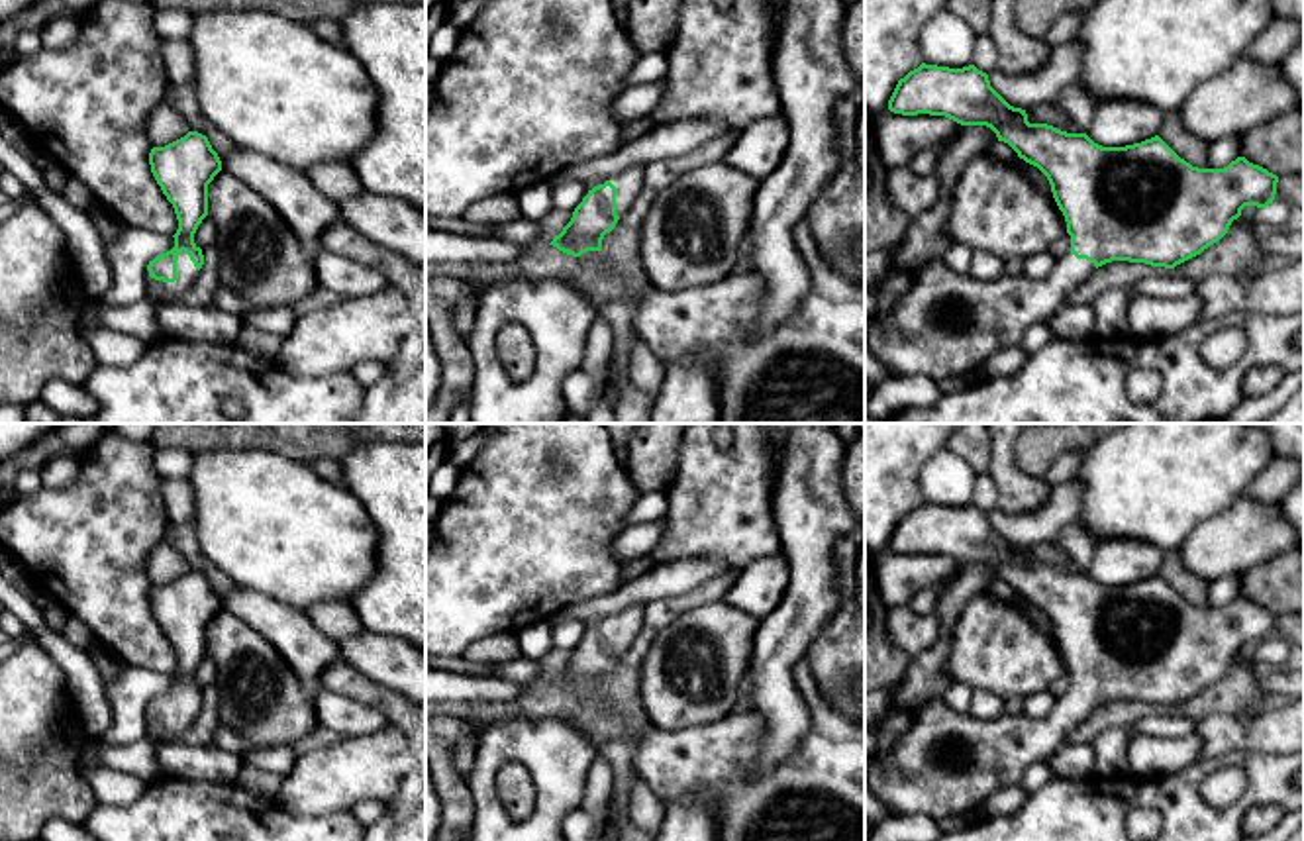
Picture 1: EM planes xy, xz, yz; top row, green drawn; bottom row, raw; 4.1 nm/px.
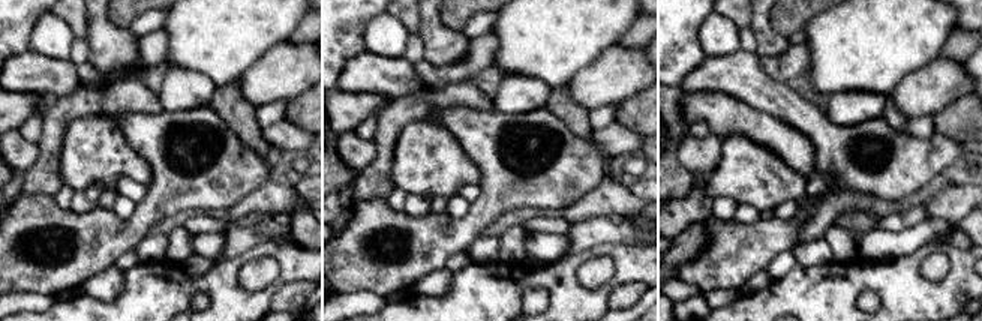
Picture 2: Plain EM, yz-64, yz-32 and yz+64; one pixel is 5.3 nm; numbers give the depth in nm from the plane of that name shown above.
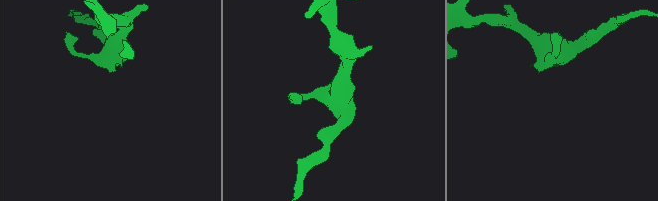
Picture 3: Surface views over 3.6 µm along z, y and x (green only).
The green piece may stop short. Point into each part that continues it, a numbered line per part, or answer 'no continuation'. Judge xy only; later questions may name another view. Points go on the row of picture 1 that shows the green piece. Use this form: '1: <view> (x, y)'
1: xy (159, 293)

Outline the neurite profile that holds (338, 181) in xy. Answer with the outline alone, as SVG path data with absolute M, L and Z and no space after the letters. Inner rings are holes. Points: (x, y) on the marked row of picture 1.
M320 163L306 171L312 184L339 204L365 192L351 163Z

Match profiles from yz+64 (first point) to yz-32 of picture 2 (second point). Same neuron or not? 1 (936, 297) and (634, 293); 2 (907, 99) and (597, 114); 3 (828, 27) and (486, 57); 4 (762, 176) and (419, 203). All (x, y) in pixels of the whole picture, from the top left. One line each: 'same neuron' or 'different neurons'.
1: different neurons
2: different neurons
3: different neurons
4: different neurons

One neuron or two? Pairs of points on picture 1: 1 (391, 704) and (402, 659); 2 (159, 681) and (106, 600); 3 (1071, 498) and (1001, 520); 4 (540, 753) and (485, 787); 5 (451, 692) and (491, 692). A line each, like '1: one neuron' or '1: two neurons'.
1: two neurons
2: two neurons
3: one neuron
4: one neuron
5: one neuron

